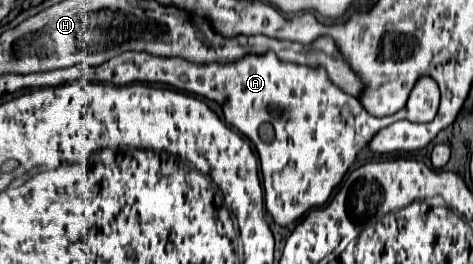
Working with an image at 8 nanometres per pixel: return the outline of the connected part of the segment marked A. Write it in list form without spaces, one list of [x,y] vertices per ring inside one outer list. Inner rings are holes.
[[[271,51],[263,57],[249,55],[227,65],[195,65],[177,57],[163,59],[147,53],[121,53],[99,67],[85,67],[83,77],[113,85],[129,85],[137,81],[165,83],[179,91],[217,101],[223,109],[225,121],[253,141],[261,159],[265,207],[273,221],[283,227],[301,219],[309,209],[327,203],[333,187],[339,185],[357,153],[379,129],[399,119],[415,123],[433,121],[439,107],[437,83],[431,77],[423,76],[416,82],[404,108],[391,117],[373,117],[355,97],[335,87],[325,69],[283,63]],[[263,123],[271,123],[275,131],[271,141],[259,137],[259,127]]]

